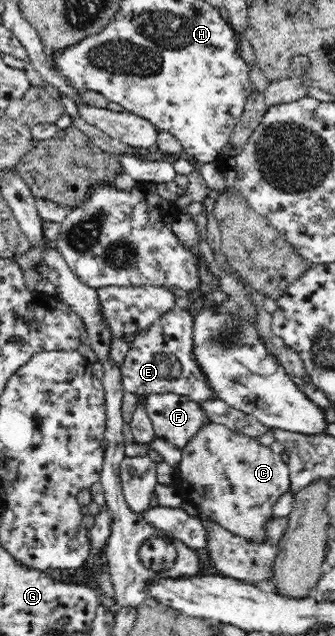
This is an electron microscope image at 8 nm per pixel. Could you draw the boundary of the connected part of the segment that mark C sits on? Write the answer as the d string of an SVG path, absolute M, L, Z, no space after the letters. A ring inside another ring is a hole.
M208 422L201 426L186 448L181 450L178 471L188 484L188 496L199 508L200 515L222 525L232 534L248 539L252 543L266 543L266 522L272 519L272 508L276 501L291 489L289 469L281 454L274 454L268 446L259 444L258 438L245 436L229 430L224 424Z

